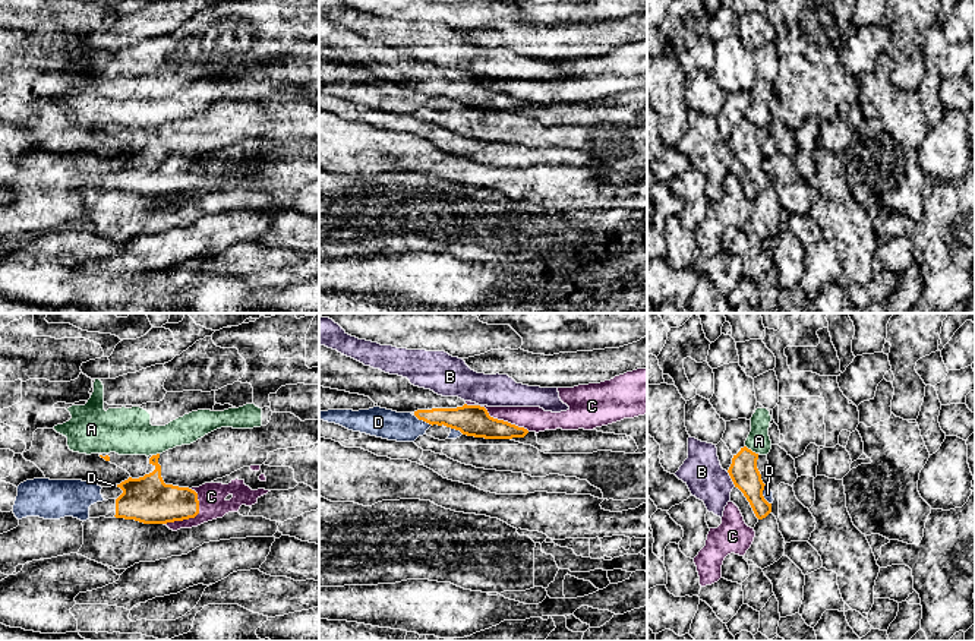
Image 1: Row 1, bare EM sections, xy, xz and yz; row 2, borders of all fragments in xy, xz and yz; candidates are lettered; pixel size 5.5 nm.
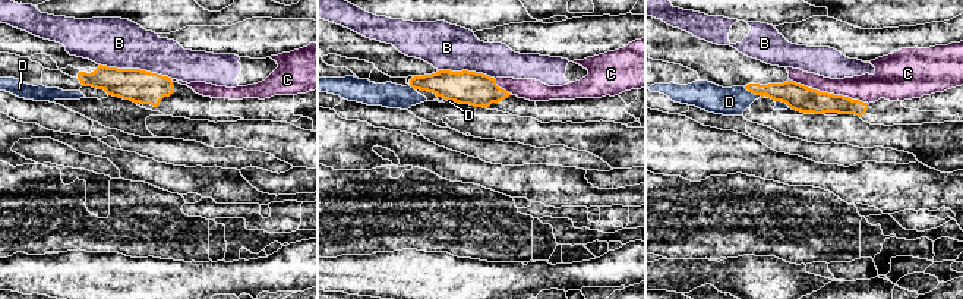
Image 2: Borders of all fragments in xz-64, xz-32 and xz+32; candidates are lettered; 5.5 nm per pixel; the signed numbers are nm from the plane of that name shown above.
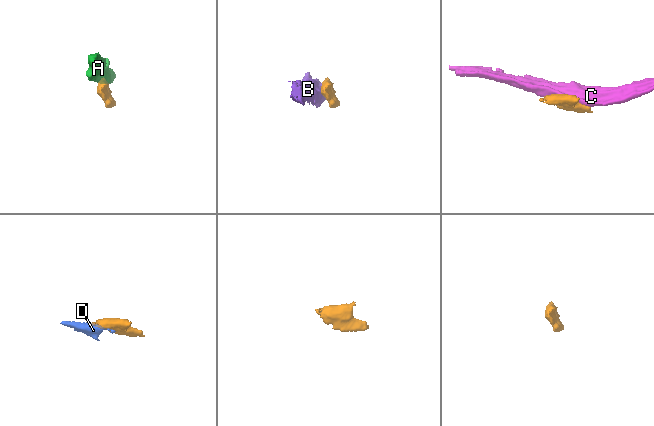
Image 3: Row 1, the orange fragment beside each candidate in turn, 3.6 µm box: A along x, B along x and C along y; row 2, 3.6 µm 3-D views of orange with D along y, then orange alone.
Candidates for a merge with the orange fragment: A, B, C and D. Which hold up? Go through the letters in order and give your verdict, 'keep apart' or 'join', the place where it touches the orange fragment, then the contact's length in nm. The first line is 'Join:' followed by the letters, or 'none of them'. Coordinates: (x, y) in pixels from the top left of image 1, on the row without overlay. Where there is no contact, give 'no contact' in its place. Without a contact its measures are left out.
Join: none of them
A: keep apart; contact yz (750, 122); length 90 nm
B: keep apart; contact yz (731, 150); length 100 nm
C: keep apart; contact xz (497, 91); length 380 nm
D: keep apart; contact yz (761, 167); length 120 nm

